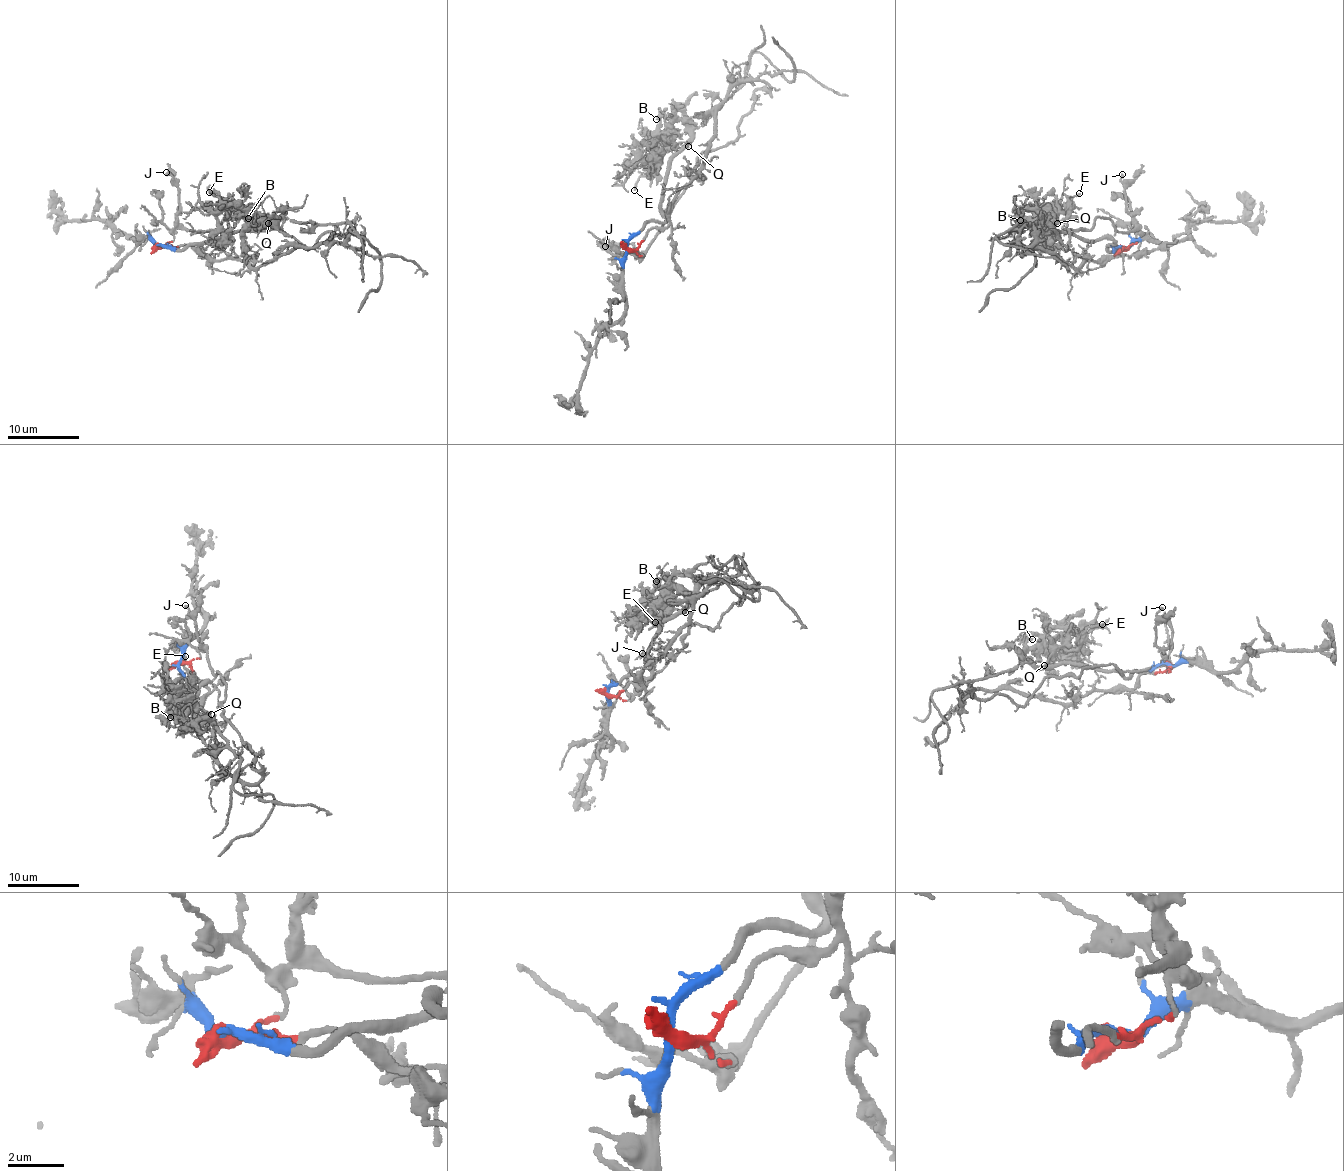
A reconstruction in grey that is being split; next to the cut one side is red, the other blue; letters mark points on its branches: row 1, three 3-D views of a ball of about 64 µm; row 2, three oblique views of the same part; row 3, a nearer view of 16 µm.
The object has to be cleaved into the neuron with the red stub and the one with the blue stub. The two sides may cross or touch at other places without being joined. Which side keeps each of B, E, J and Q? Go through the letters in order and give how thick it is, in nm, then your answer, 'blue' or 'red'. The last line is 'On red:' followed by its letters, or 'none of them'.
B: 200 nm | blue
E: 200 nm | blue
J: 200 nm | red
Q: 180 nm | blue
On red: J

